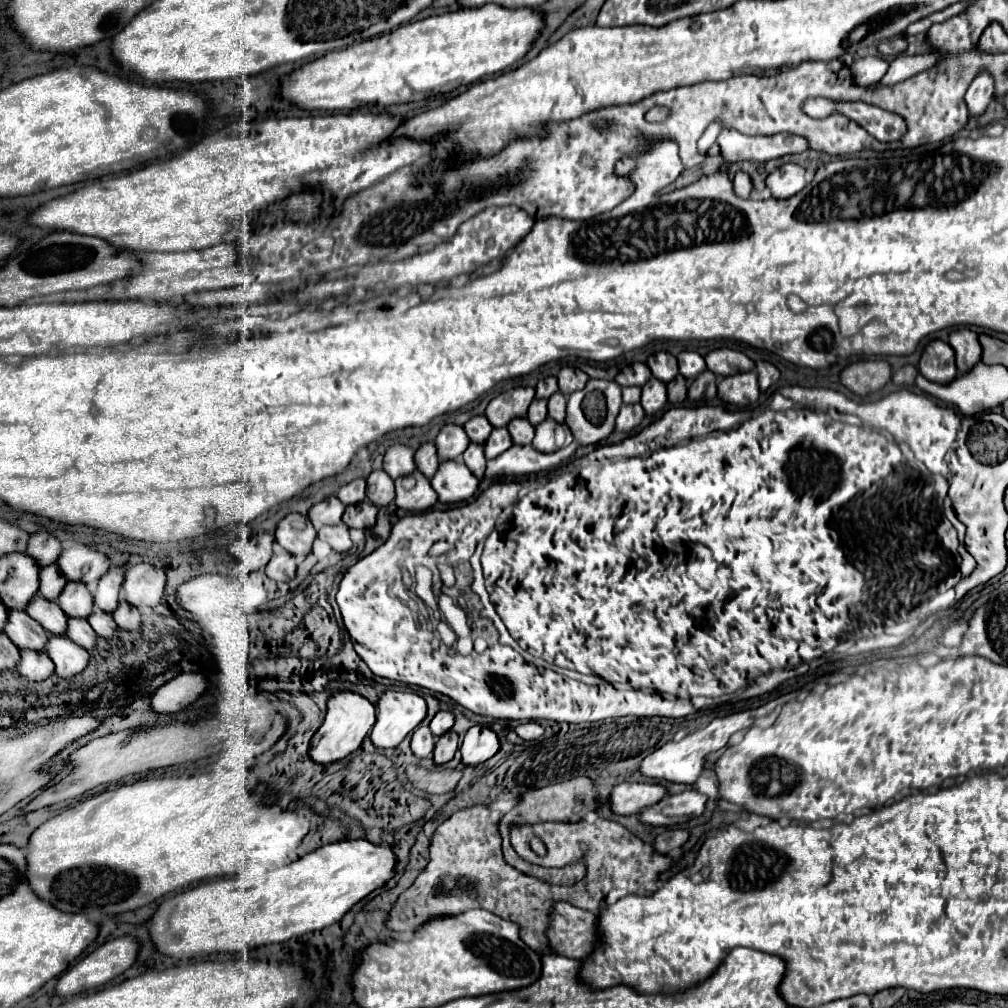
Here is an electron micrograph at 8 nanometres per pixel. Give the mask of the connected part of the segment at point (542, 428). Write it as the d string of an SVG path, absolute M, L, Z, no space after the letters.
M546 418L542 424L536 426L536 436L532 440L532 446L538 452L556 452L556 442L554 442L554 430L556 430L558 422Z

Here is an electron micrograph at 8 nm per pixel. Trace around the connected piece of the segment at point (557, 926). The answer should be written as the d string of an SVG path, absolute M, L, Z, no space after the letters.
M556 902L550 912L546 938L554 954L566 958L584 958L598 944L596 914L574 908L568 902Z

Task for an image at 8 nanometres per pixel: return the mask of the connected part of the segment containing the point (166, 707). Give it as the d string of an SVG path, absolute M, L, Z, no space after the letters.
M180 674L158 688L152 696L152 712L172 714L184 710L192 704L208 686L208 680L202 674Z

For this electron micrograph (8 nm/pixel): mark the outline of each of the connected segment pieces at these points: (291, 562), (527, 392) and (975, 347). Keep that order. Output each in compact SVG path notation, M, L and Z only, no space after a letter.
M274 544L274 558L266 566L266 576L276 582L290 582L296 576L296 560L278 544Z
M514 388L508 390L500 396L496 396L488 408L486 408L486 418L494 428L508 426L510 420L514 418L526 418L528 406L534 400L534 388Z
M956 330L950 334L950 346L956 352L956 366L960 374L970 372L982 360L982 346L972 330Z

